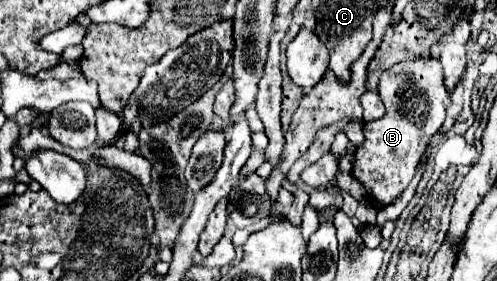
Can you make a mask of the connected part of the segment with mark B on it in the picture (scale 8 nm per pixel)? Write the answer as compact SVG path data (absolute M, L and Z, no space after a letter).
M419 57L385 69L379 77L379 97L385 103L385 115L377 121L363 123L365 141L353 155L353 177L371 191L371 197L379 207L387 207L413 179L427 143L445 121L445 109L451 105L451 93L445 89L439 59Z

